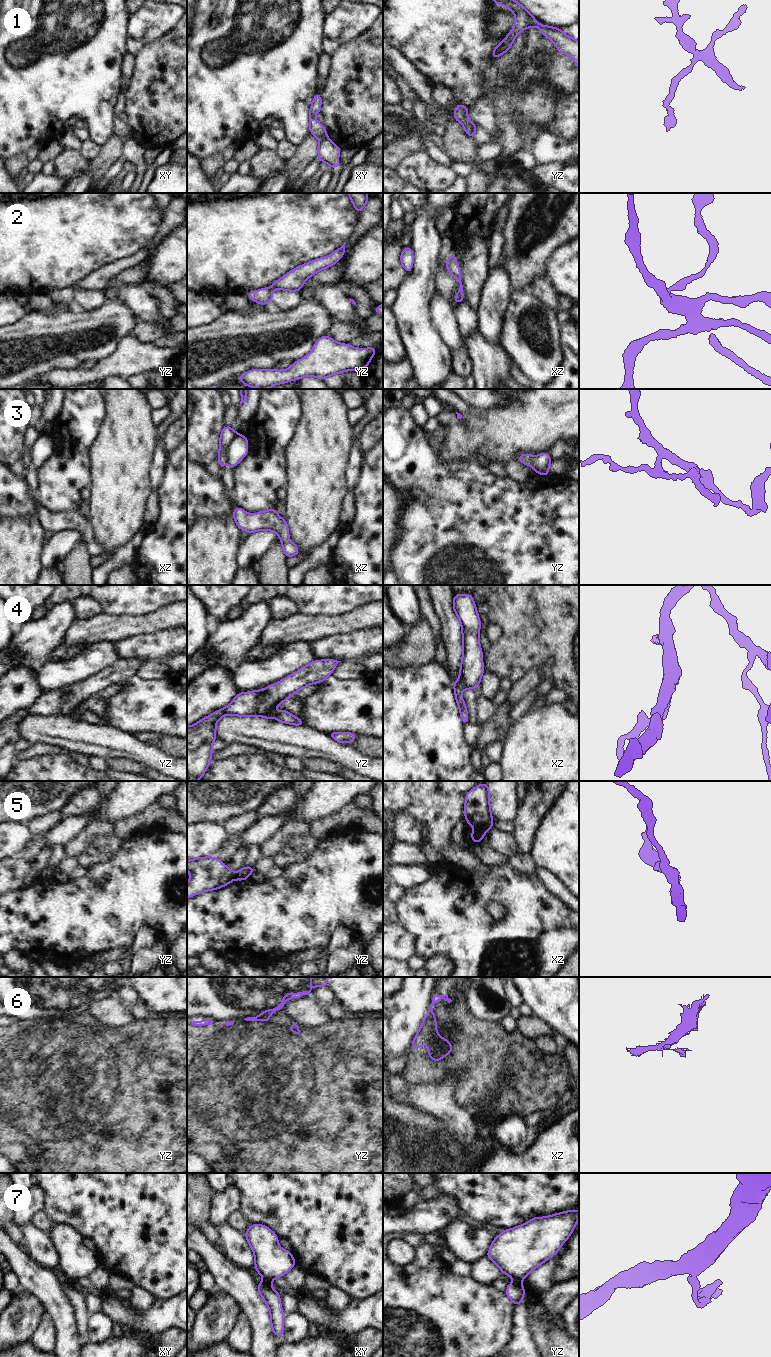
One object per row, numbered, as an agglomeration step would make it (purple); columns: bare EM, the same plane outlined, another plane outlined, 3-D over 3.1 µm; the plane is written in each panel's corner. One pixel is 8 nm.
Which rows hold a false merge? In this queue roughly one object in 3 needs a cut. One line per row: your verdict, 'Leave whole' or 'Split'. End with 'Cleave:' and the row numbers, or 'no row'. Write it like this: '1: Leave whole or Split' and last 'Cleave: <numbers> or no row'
1: Leave whole
2: Leave whole
3: Leave whole
4: Leave whole
5: Split
6: Split
7: Split
Cleave: 5, 6, 7.

